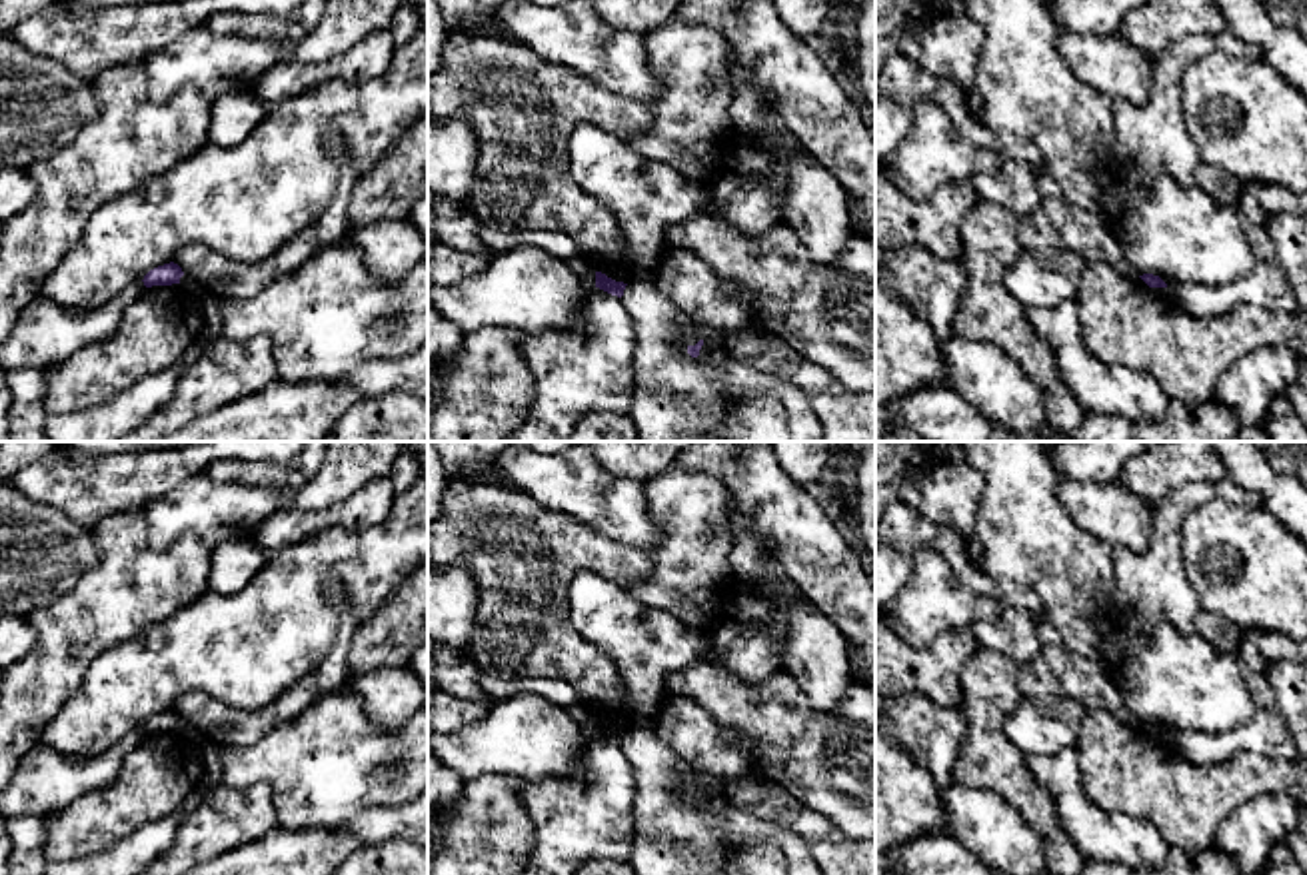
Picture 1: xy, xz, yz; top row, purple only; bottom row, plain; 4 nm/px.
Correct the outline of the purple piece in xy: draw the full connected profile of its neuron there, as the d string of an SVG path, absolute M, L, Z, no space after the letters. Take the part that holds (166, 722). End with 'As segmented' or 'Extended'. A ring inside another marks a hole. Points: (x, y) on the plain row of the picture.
M170 709L170 711L150 717L142 729L146 735L172 733L172 731L180 731L182 723L184 723L182 715L174 709Z. As segmented

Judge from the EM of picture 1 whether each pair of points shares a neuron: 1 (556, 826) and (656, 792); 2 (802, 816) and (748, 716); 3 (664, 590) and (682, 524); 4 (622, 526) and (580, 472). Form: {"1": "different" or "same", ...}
{"1": "different", "2": "different", "3": "same", "4": "same"}

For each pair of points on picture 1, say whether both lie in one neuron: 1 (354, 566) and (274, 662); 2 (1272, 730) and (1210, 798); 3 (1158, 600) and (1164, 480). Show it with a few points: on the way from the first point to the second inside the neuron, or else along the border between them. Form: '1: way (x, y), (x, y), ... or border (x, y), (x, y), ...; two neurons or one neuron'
1: way (324, 572), (282, 614), (282, 622), (274, 632); one neuron
2: border (1206, 764), (1254, 752), (1282, 768); two neurons
3: border (1206, 482), (1186, 482), (1156, 506); two neurons

